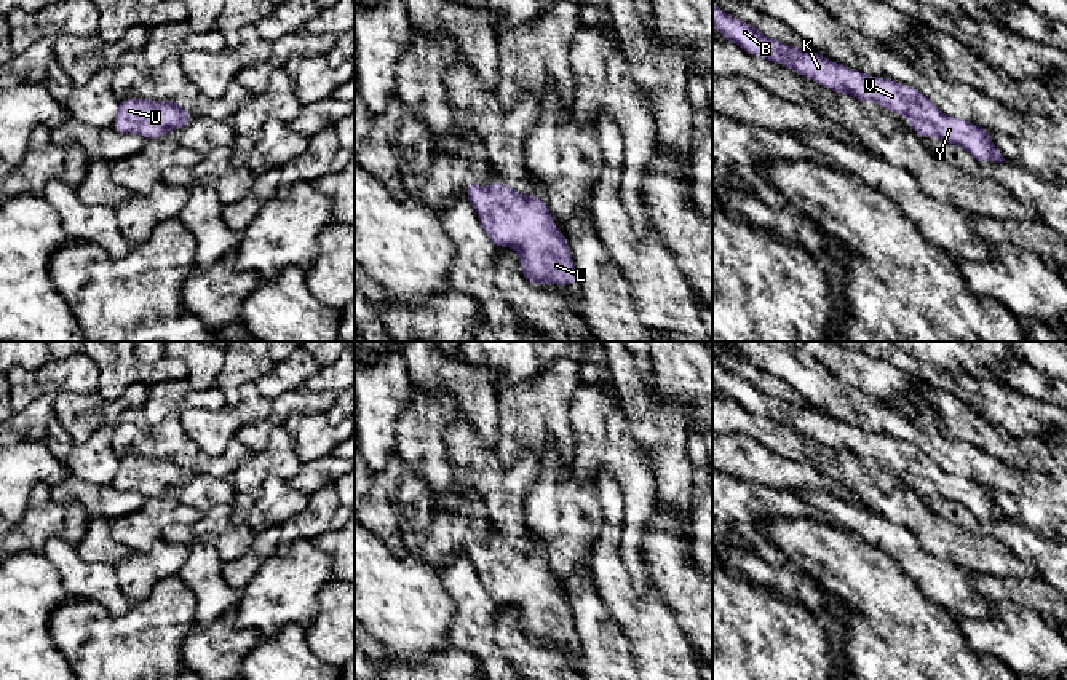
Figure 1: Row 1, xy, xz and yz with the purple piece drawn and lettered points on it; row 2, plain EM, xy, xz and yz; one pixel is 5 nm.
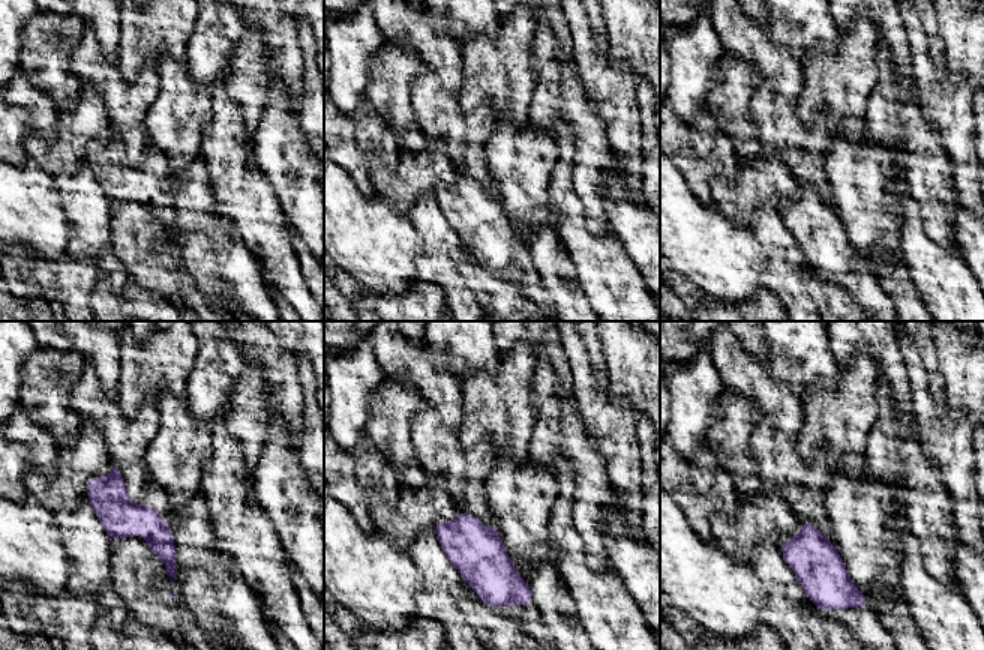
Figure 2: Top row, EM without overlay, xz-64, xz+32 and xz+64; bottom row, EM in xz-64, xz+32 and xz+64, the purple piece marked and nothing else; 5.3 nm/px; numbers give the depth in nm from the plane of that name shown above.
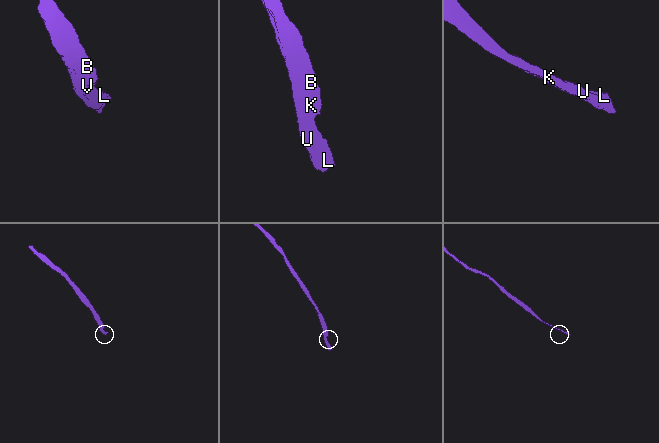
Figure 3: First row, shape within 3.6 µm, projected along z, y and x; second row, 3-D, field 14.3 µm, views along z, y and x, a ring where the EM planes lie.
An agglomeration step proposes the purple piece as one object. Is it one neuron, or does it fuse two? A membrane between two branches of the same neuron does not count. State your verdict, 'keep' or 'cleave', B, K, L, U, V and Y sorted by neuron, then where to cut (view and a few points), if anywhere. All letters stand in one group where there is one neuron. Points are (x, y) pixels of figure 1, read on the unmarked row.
keep; groups B K L U V Y; cut none

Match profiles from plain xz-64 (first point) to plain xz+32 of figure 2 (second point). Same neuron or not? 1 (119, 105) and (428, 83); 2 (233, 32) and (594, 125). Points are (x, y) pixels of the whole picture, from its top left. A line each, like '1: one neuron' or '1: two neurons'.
1: one neuron
2: one neuron

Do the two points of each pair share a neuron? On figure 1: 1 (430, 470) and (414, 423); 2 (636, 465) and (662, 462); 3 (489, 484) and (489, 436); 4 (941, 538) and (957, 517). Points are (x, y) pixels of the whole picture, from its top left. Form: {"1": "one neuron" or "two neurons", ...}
{"1": "one neuron", "2": "two neurons", "3": "two neurons", "4": "two neurons"}

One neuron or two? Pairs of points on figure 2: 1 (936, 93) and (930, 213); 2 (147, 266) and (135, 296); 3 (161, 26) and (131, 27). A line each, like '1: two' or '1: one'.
1: two
2: two
3: one

